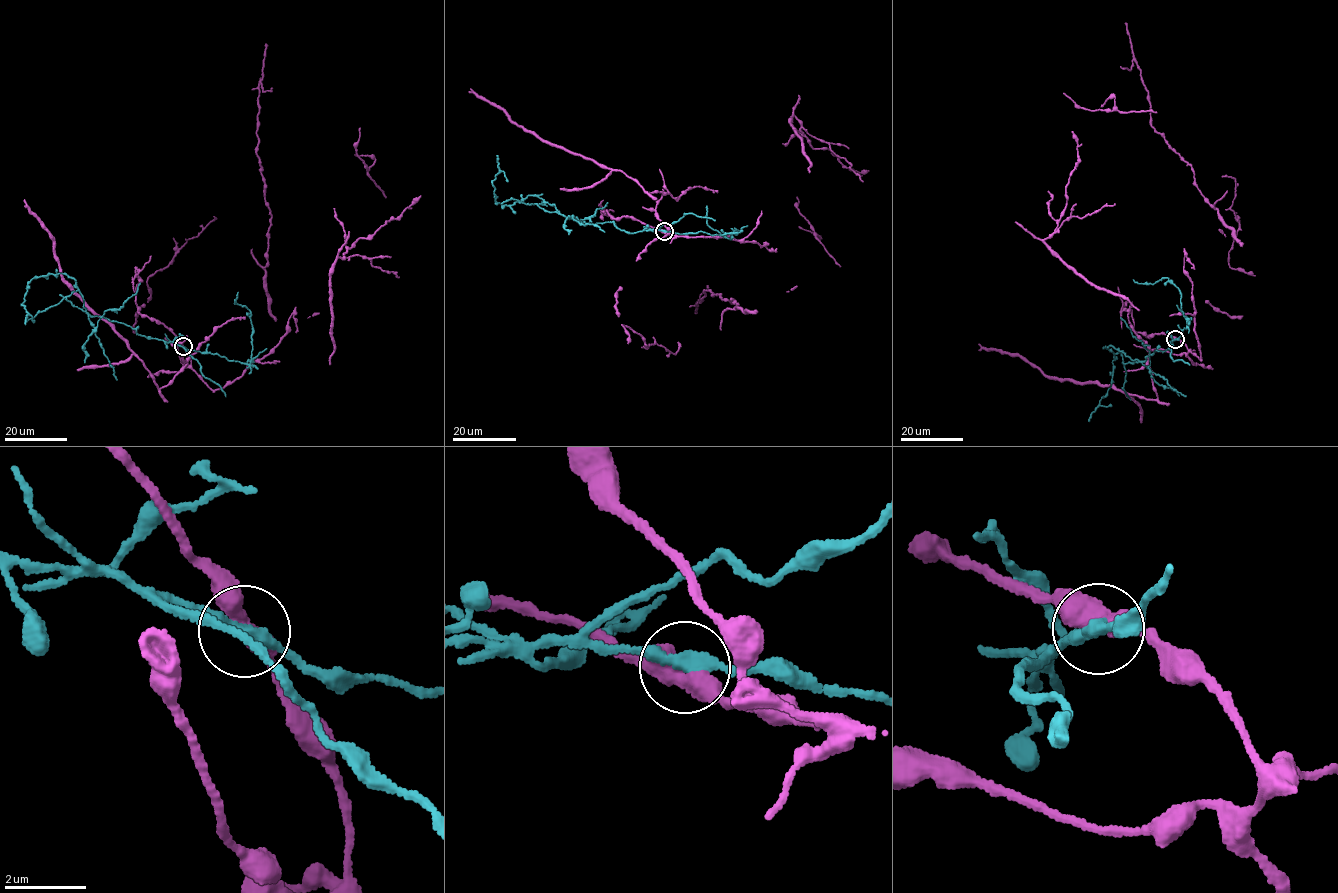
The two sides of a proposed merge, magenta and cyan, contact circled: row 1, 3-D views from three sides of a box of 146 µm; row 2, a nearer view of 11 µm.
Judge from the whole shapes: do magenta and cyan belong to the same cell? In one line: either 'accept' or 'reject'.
reject

